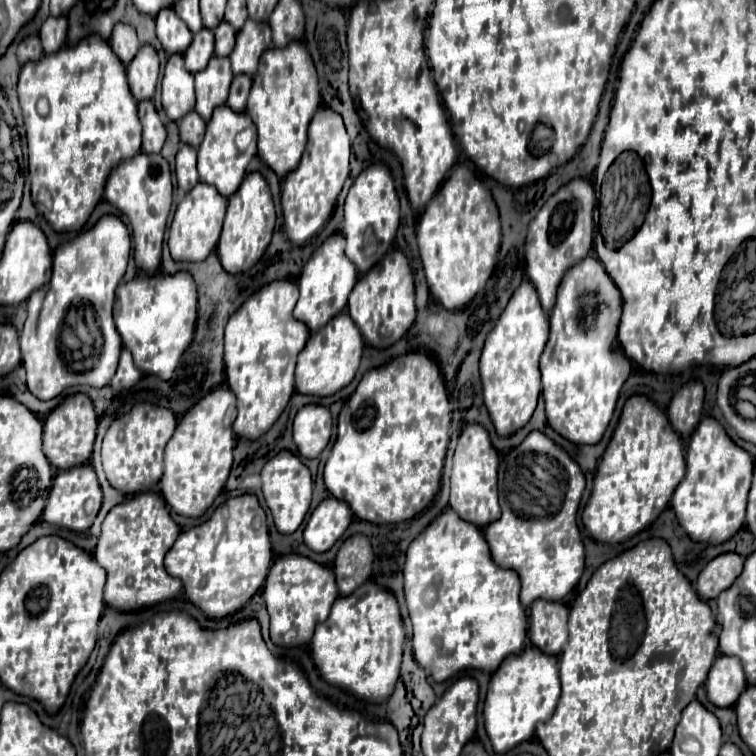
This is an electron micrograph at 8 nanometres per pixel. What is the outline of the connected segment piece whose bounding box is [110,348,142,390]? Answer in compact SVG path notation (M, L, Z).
M122 350L120 354L120 364L116 370L116 376L112 378L112 390L126 390L132 388L138 380L142 378L142 374L138 374L138 368L134 366L132 358L130 358L130 350Z

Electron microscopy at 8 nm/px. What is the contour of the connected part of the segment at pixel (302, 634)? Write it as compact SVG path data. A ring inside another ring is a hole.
M290 554L278 558L270 574L266 578L266 584L262 588L262 596L270 614L270 638L276 646L304 646L310 644L310 638L320 622L324 622L330 614L330 608L334 600L338 598L338 588L334 574L312 562L310 558Z

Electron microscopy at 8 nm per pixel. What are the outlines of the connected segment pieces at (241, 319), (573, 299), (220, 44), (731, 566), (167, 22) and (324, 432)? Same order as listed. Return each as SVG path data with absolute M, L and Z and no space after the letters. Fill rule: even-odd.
M278 280L252 294L228 320L224 331L226 384L236 394L238 418L234 434L258 440L284 412L294 394L296 356L306 346L310 330L294 322L292 310L298 302L298 286L292 280Z
M594 256L584 258L574 270L566 272L558 288L556 306L550 314L550 340L540 358L540 372L548 424L572 444L598 444L602 440L620 390L632 372L630 360L614 348L620 312L622 300L618 288L610 284L610 276ZM584 296L596 298L594 328L580 328Z
M222 22L218 28L214 28L214 36L216 36L216 50L214 54L216 56L230 56L232 48L234 48L234 38L236 38L236 32L234 28L228 24L228 22Z
M734 552L722 554L712 562L708 562L696 580L698 596L702 600L718 598L720 592L728 590L734 584L734 580L742 572L742 566L744 566L744 558Z
M172 8L162 10L162 14L156 16L156 36L166 54L184 54L192 42L190 30L186 30L186 24Z
M304 406L294 418L294 444L304 458L318 458L330 442L332 418L324 406Z

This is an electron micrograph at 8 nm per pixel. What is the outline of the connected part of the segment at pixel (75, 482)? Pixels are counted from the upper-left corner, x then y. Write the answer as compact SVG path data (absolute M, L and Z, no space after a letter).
M90 464L76 466L74 470L58 472L58 476L54 478L42 520L46 520L48 524L54 524L58 528L86 532L92 526L92 522L100 510L100 504L102 504L102 490L100 490L96 472L92 470Z

